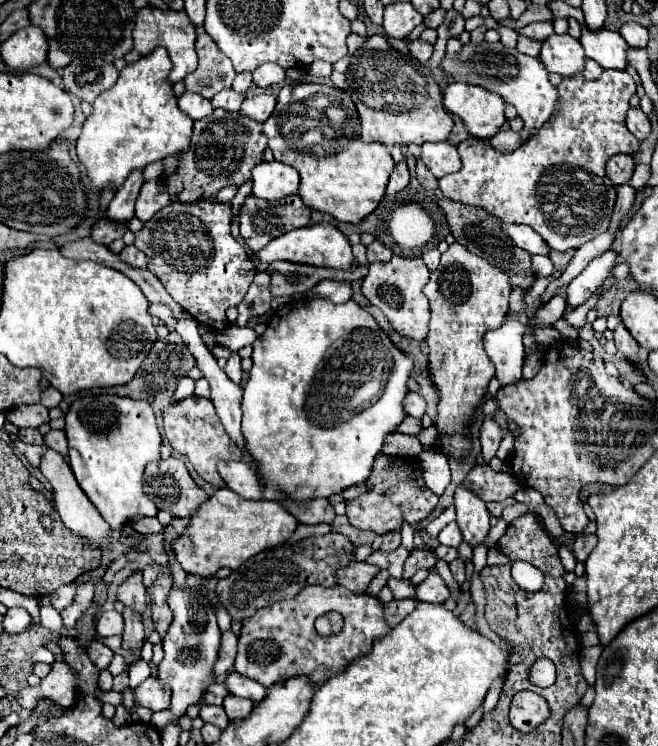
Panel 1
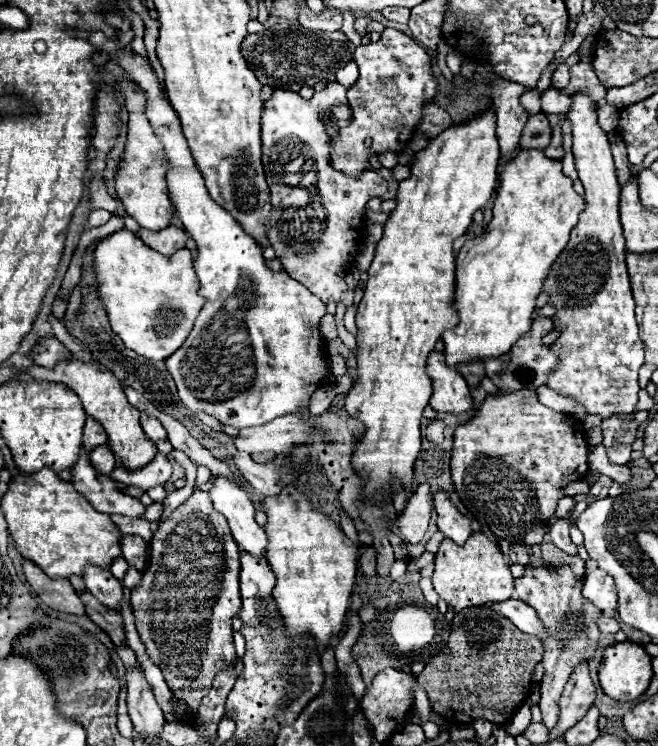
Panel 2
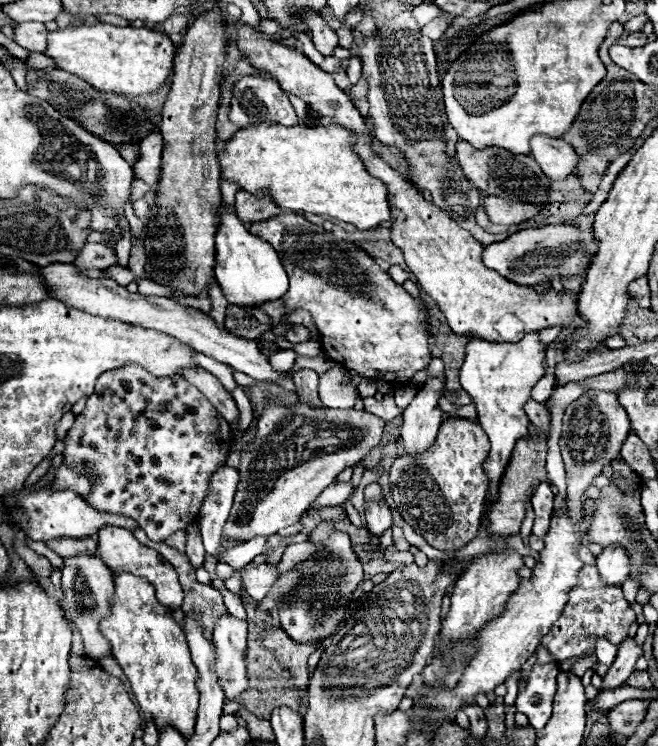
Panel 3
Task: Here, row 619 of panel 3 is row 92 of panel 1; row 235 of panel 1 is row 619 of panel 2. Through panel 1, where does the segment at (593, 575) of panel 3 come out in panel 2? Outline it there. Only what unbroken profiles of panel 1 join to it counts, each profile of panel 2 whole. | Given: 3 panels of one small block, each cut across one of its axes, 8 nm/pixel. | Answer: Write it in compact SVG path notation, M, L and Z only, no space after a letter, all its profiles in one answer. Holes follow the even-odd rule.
M526 566L526 572L522 578L516 578L516 594L522 602L532 606L548 630L548 636L542 638L544 656L544 676L540 680L540 710L542 710L542 722L546 728L554 728L558 722L558 698L562 694L564 684L568 682L572 670L580 662L590 662L598 648L598 618L602 616L602 610L596 610L588 598L582 596L582 584L574 576L572 568L562 566Z

